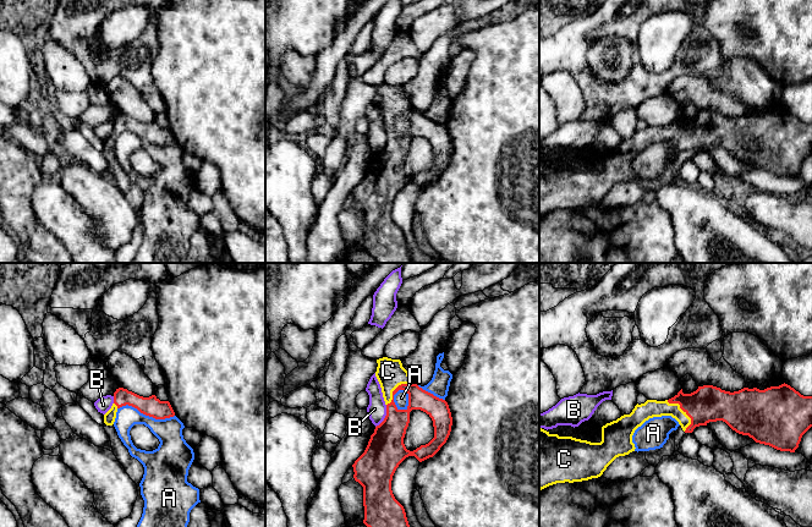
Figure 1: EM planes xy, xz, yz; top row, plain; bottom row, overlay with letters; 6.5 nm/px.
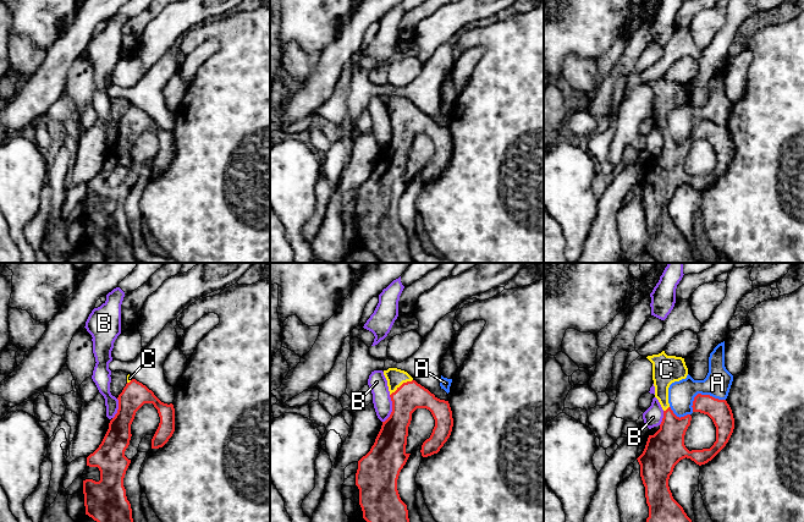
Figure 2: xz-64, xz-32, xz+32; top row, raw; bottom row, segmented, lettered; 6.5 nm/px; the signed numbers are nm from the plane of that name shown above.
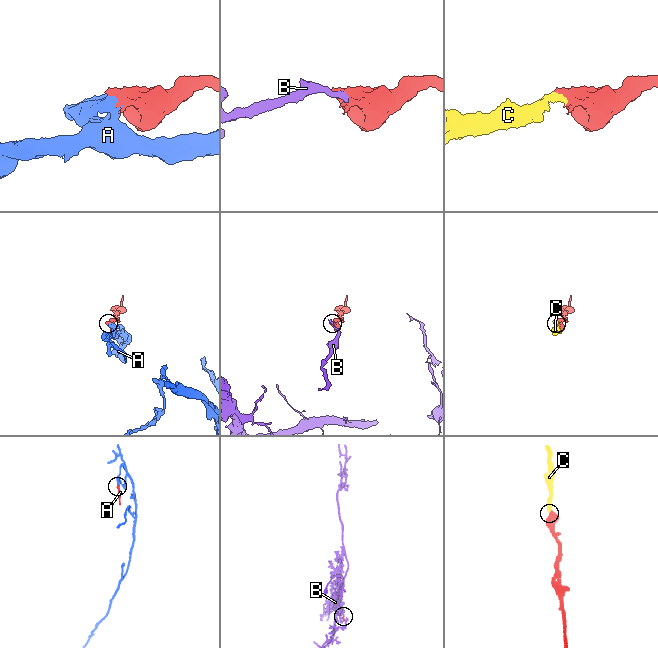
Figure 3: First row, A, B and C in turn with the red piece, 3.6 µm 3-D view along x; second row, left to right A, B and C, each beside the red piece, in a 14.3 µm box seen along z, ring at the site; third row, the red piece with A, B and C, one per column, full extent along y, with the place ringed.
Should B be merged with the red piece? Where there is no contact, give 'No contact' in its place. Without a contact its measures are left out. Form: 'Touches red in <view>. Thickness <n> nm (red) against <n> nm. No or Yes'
Touches red in xz. Thickness 260 nm (red) against 130 nm. No

